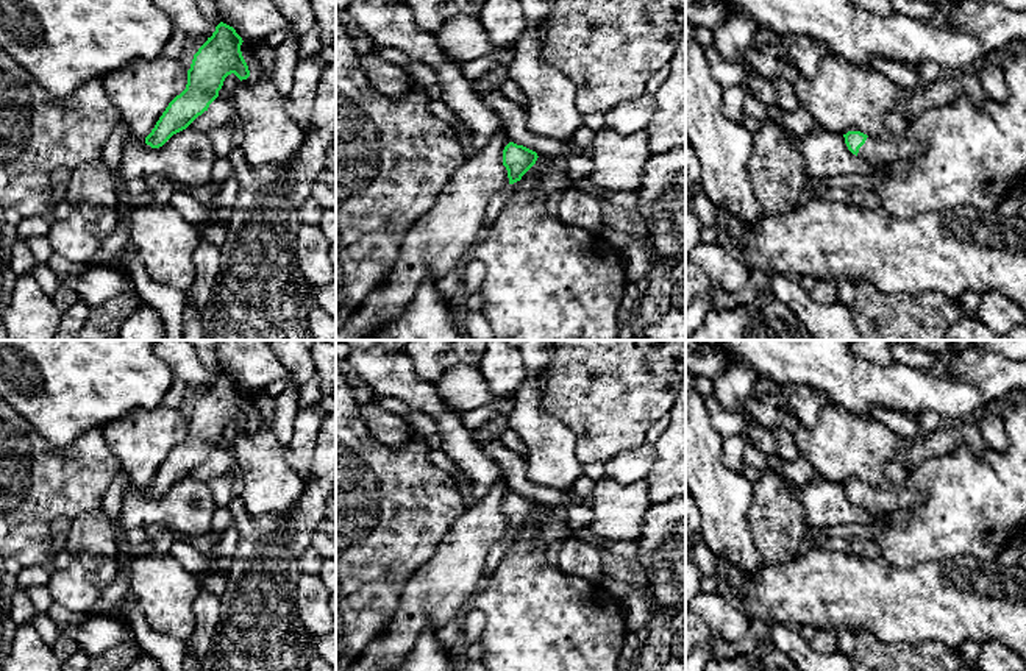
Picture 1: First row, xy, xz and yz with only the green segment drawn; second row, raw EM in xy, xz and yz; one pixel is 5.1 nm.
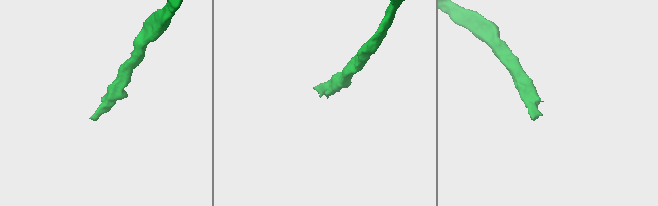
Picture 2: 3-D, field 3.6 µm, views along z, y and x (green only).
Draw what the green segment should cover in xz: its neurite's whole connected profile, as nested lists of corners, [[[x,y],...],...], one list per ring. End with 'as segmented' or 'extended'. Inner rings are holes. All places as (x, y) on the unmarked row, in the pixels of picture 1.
[[[514,492],[503,499],[503,515],[508,520],[509,534],[522,529],[522,526],[536,513],[537,502]]] | as segmented

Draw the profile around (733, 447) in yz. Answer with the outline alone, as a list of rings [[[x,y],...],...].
[[[729,435],[723,438],[723,465],[739,474],[743,474],[746,468],[743,460],[745,438],[737,435]]]

